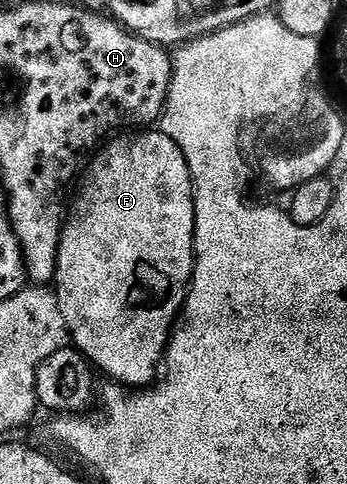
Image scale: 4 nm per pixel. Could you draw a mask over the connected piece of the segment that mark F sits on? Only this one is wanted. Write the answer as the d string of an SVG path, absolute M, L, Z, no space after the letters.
M127 131L122 135L112 136L95 155L87 174L86 169L82 174L83 186L75 197L75 206L72 209L70 206L63 223L63 233L59 237L59 254L55 264L53 292L61 307L61 315L65 315L65 327L74 348L78 349L96 370L101 369L108 373L111 376L108 378L112 382L128 387L147 387L156 380L154 377L159 369L159 360L162 359L163 352L169 349L173 326L180 316L183 302L187 299L187 286L191 284L191 276L195 270L195 192L191 186L189 163L185 163L181 147L177 147L177 143L173 143L173 139L169 139L169 135L162 131Z

